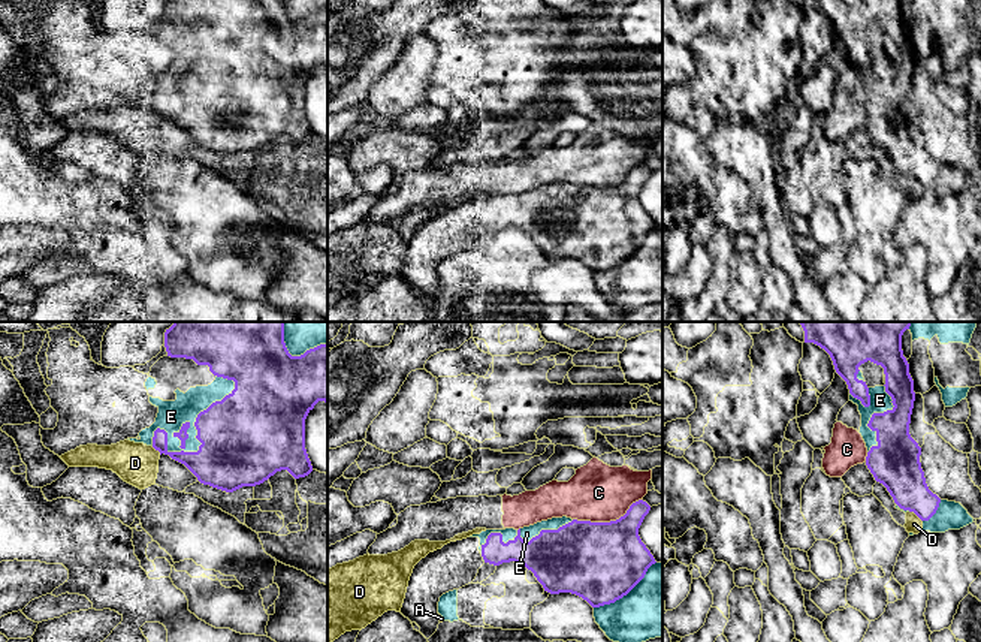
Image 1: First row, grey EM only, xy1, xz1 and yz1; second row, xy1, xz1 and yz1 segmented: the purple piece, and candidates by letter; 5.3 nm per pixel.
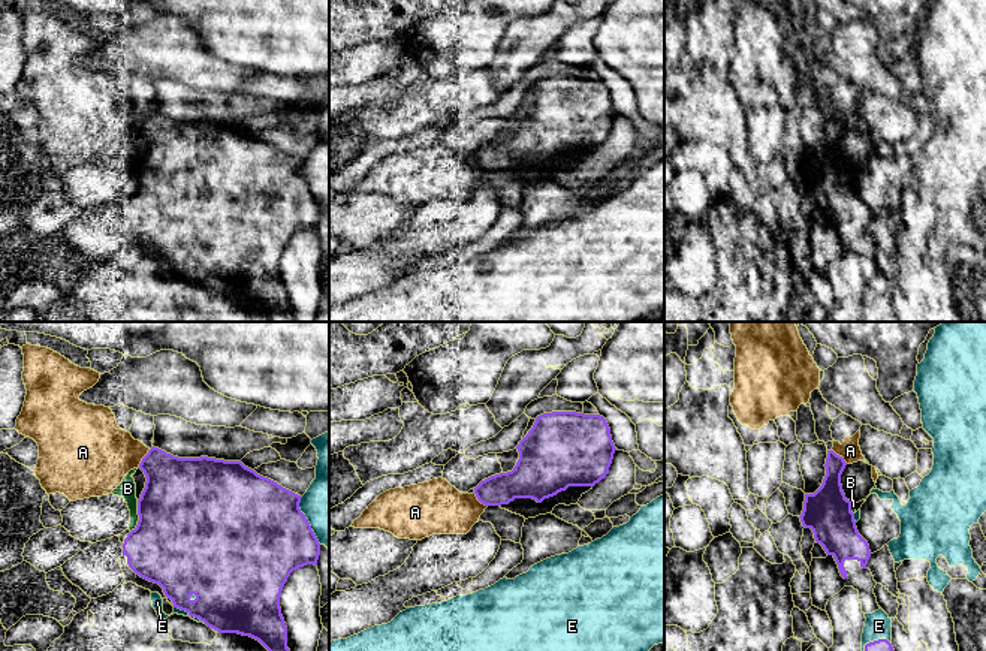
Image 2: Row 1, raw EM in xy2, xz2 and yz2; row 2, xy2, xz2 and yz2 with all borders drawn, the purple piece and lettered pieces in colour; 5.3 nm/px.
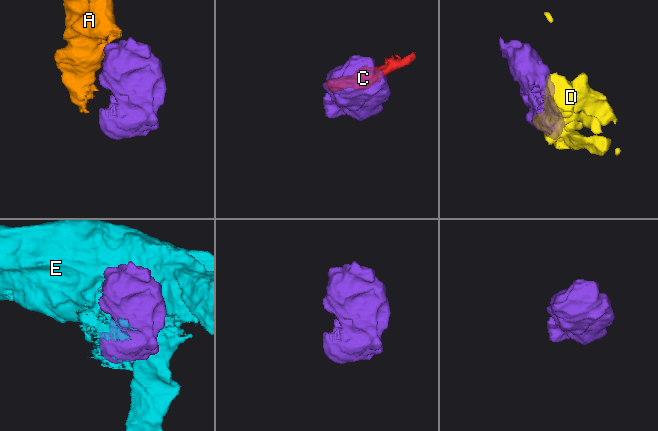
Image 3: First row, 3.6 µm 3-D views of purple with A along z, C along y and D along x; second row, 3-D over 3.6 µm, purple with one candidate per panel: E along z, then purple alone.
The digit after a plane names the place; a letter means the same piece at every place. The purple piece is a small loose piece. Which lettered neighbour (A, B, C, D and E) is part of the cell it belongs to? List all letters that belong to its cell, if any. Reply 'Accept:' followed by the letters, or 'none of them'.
Accept: none of them

